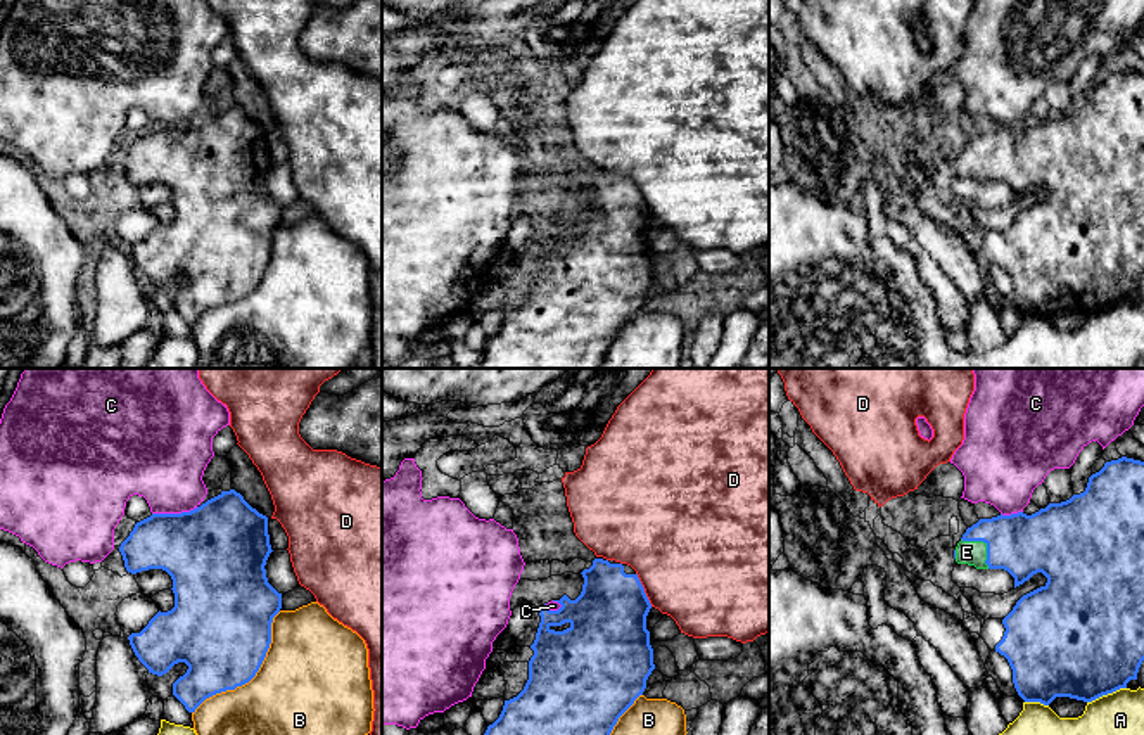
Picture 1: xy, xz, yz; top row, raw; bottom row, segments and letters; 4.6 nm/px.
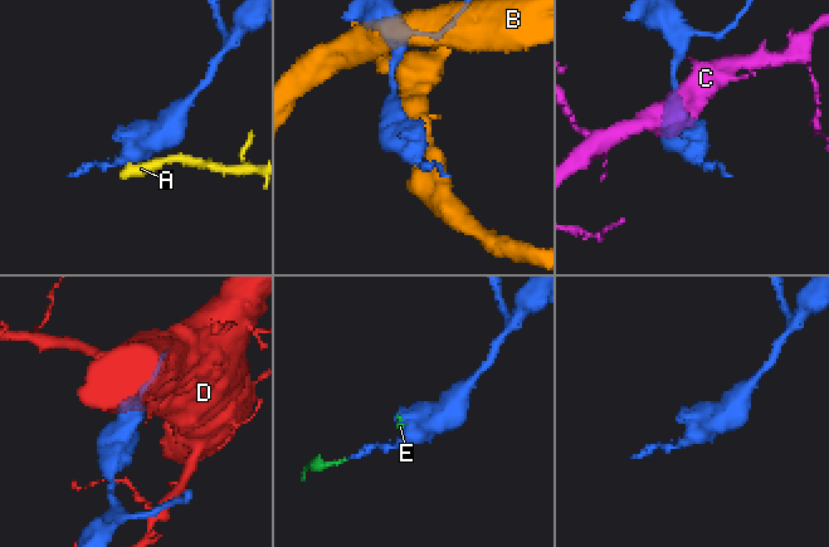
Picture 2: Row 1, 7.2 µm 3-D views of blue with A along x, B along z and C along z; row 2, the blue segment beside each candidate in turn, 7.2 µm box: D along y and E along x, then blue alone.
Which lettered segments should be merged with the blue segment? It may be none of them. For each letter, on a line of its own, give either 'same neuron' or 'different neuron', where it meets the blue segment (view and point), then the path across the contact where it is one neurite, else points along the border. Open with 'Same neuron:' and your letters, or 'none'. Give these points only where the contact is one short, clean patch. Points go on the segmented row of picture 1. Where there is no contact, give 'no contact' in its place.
Same neuron: E
A: different neuron; contact yz (1106, 694); border yz (1125, 687), (1087, 703)
B: different neuron; contact xy (254, 675)
C: different neuron; contact xy (175, 514)
D: different neuron; contact xz (643, 590)
E: same neuron; contact yz (987, 545)

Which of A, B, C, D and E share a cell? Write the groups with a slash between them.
A / B / C / D / E

